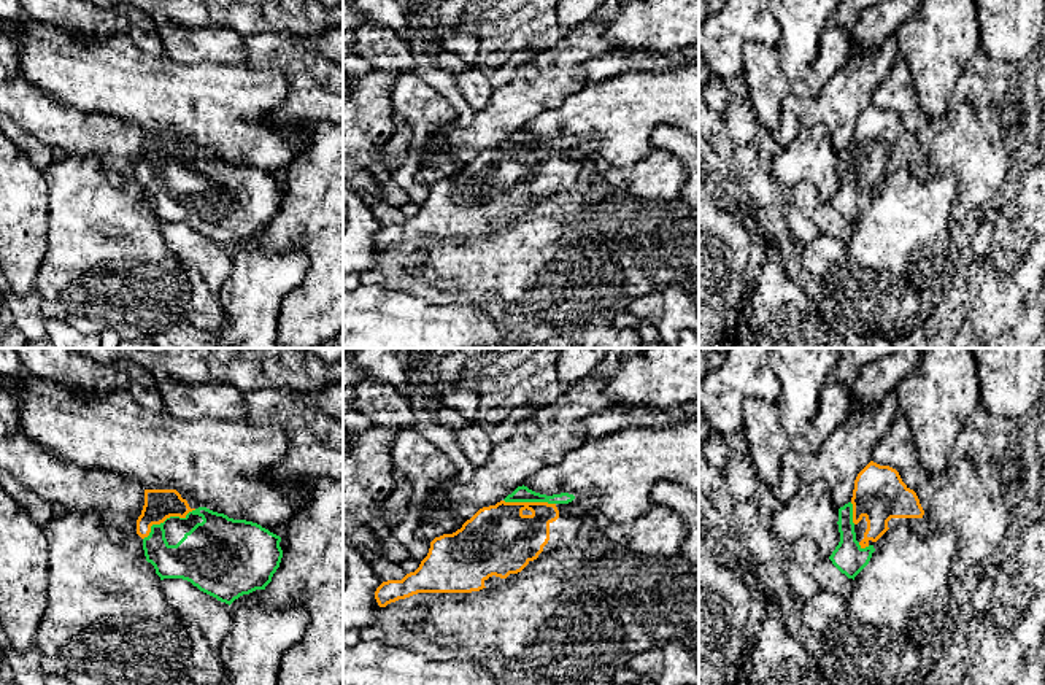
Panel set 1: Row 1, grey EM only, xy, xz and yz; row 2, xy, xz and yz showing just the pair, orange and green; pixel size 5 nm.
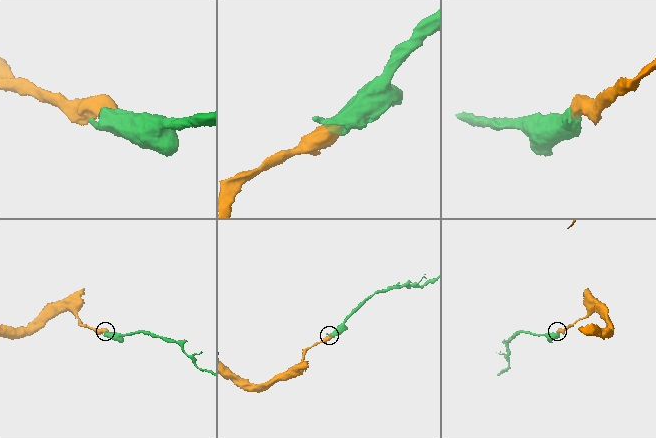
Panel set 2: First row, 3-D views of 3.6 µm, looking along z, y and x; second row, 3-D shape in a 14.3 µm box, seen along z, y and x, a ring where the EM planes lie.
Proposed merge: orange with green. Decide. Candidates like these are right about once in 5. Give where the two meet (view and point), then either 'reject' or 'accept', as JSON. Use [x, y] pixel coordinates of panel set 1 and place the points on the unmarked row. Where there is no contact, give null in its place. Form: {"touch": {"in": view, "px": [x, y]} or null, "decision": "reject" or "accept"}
{"touch": {"in": "xy", "px": [167, 161]}, "decision": "accept"}

